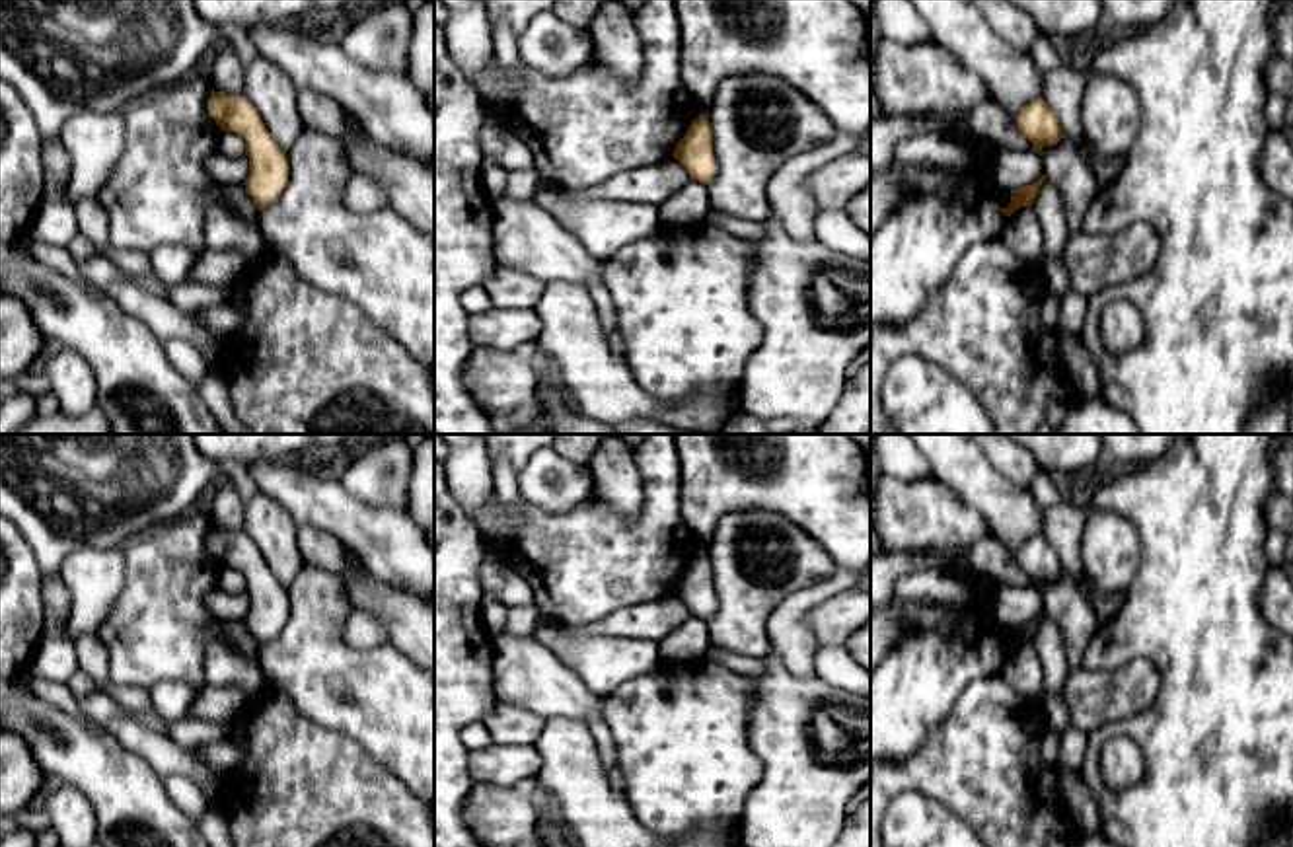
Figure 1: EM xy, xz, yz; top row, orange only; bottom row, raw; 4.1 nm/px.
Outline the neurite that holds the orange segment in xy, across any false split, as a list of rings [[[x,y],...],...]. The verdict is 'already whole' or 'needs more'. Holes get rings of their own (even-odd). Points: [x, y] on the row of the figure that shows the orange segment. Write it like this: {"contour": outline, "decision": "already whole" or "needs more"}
{"contour": [[[212,90],[208,111],[220,130],[236,132],[245,140],[249,175],[243,185],[255,206],[263,210],[288,181],[286,152],[275,142],[259,111],[245,95]]], "decision": "already whole"}

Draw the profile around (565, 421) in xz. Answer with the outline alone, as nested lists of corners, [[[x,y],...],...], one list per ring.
[[[539,362],[537,397],[541,413],[555,428],[553,434],[617,434],[613,426],[596,423],[565,405],[559,382],[547,362]]]

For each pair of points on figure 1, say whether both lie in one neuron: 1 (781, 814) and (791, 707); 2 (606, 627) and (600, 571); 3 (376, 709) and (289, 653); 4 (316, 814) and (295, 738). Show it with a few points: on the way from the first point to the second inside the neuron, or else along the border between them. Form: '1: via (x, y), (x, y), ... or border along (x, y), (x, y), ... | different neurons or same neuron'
1: via (791, 787), (791, 735) | same neuron
2: border along (649, 600), (575, 627) | different neurons
3: via (355, 692), (332, 684), (310, 662) | same neuron
4: via (302, 795), (295, 775), (295, 758) | same neuron

